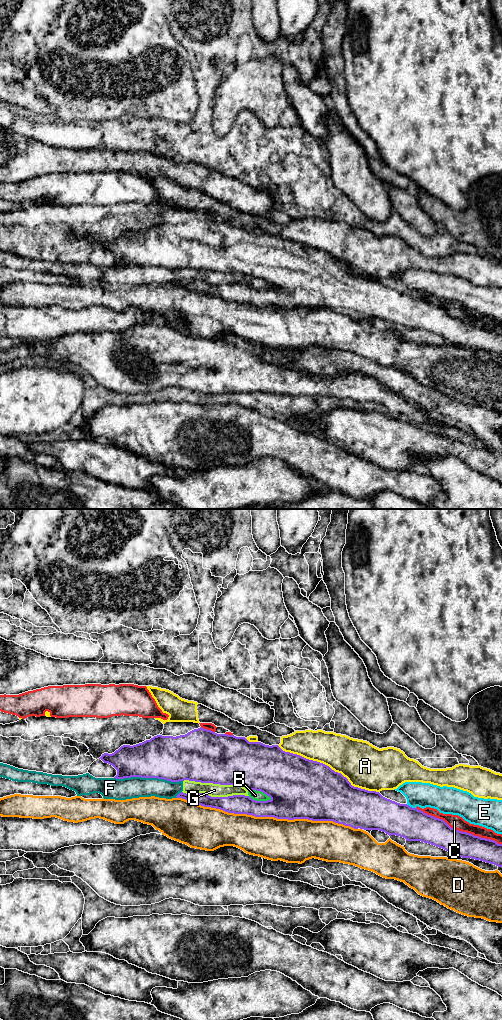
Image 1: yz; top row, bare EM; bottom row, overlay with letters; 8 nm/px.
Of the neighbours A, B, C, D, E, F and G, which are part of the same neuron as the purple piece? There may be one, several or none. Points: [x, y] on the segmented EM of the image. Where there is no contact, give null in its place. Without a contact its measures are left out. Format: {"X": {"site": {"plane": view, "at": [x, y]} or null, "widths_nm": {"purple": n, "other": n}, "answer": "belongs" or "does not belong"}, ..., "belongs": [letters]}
{"A": {"site": {"plane": "yz", "at": [328, 766]}, "widths_nm": {"purple": 480, "other": 340}, "answer": "does not belong"}, "B": {"site": {"plane": "yz", "at": [260, 790]}, "widths_nm": {"purple": 420, "other": 80}, "answer": "does not belong"}, "C": {"site": {"plane": "yz", "at": [458, 830]}, "widths_nm": {"purple": 220, "other": 110}, "answer": "does not belong"}, "D": {"site": {"plane": "yz", "at": [267, 816]}, "widths_nm": {"purple": 340, "other": 340}, "answer": "does not belong"}, "E": {"site": {"plane": "yz", "at": [411, 807]}, "widths_nm": {"purple": 260, "other": 200}, "answer": "does not belong"}, "F": {"site": {"plane": "yz", "at": [148, 777]}, "widths_nm": {"purple": 360, "other": 180}, "answer": "does not belong"}, "G": {"site": {"plane": "yz", "at": [215, 797]}, "widths_nm": {"purple": 280, "other": 110}, "answer": "does not belong"}, "belongs": []}

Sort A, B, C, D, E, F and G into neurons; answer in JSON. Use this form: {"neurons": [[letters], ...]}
{"neurons": [["A"], ["B", "F", "G"], ["C"], ["D"], ["E"]]}

